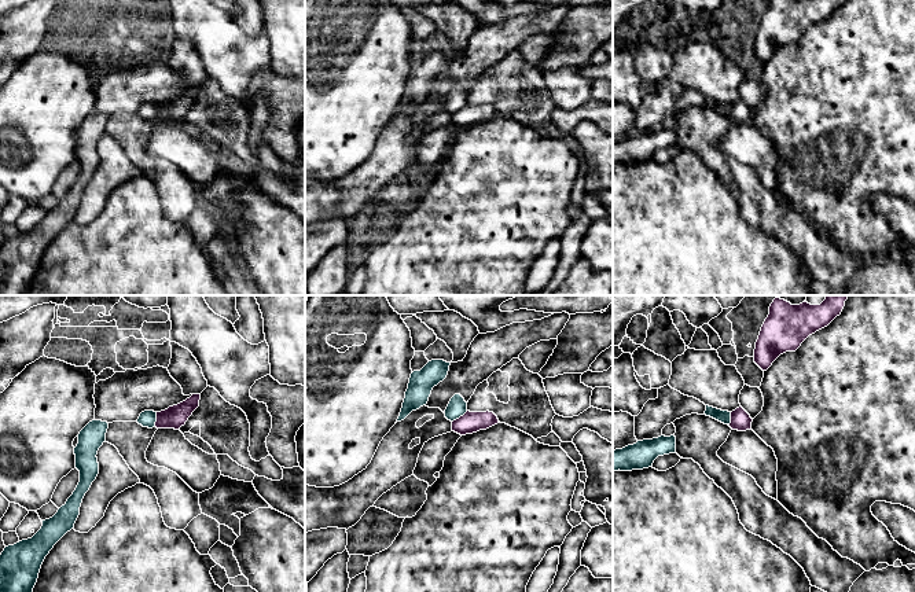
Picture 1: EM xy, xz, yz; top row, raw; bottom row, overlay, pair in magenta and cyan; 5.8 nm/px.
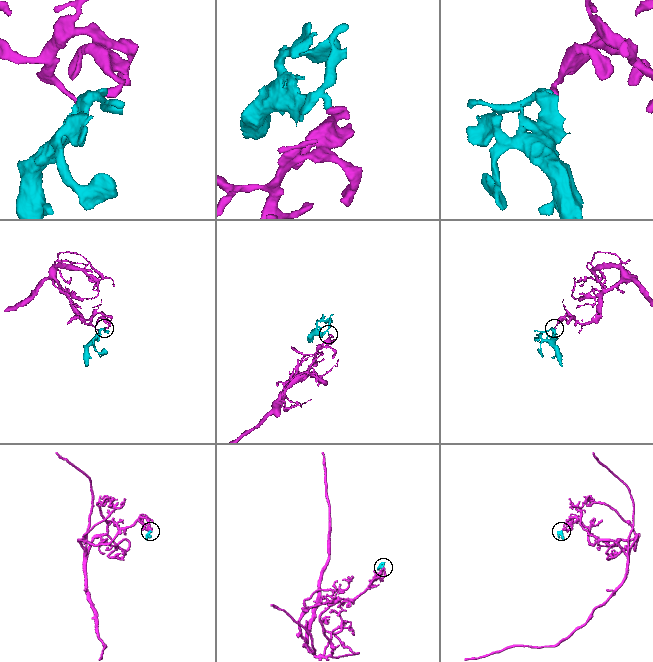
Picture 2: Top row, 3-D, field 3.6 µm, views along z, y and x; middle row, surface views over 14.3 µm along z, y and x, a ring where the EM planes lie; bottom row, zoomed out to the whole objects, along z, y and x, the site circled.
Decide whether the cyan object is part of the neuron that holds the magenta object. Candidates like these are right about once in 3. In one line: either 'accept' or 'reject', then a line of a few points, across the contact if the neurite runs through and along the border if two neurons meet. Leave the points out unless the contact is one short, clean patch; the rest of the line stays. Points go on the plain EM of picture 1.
reject | xz (467, 103), (452, 114)

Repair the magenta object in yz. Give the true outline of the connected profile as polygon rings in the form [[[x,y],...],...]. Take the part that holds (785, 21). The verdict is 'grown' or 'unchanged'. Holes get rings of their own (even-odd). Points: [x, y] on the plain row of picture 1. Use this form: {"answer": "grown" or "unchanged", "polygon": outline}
{"answer": "unchanged", "polygon": [[[769,0],[754,41],[754,55],[767,63],[786,44],[795,44],[816,23],[827,19],[844,0]]]}

